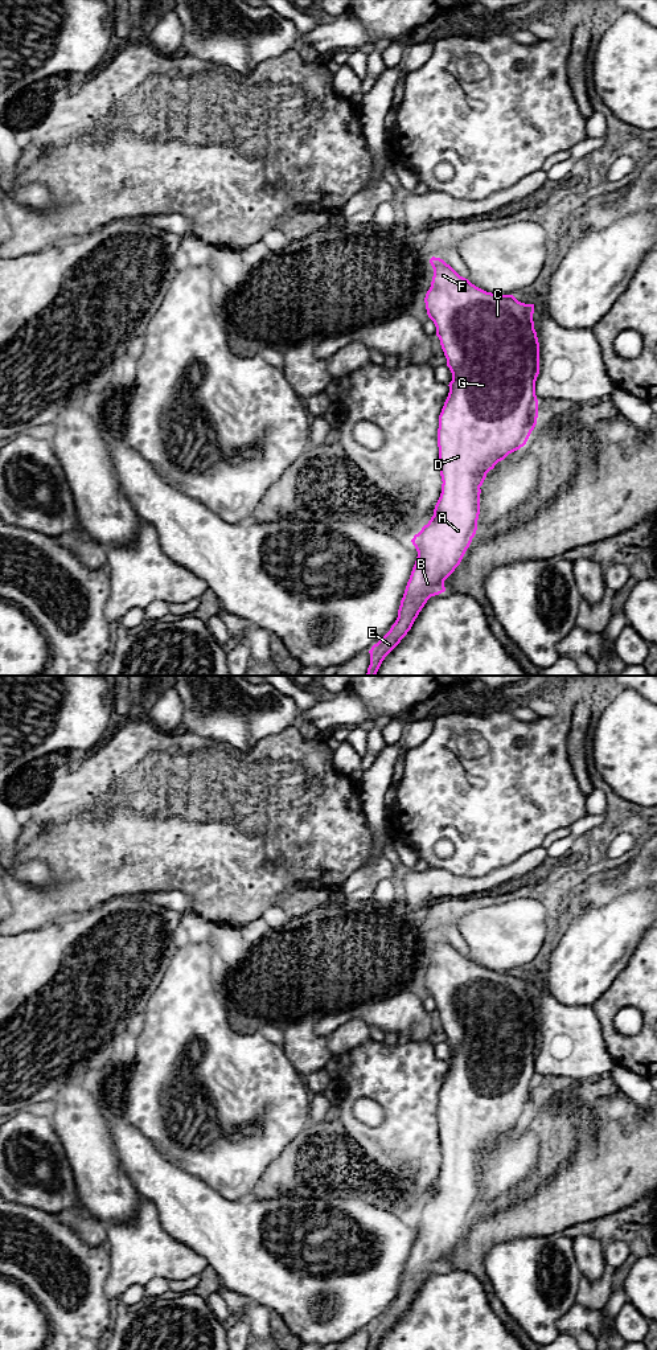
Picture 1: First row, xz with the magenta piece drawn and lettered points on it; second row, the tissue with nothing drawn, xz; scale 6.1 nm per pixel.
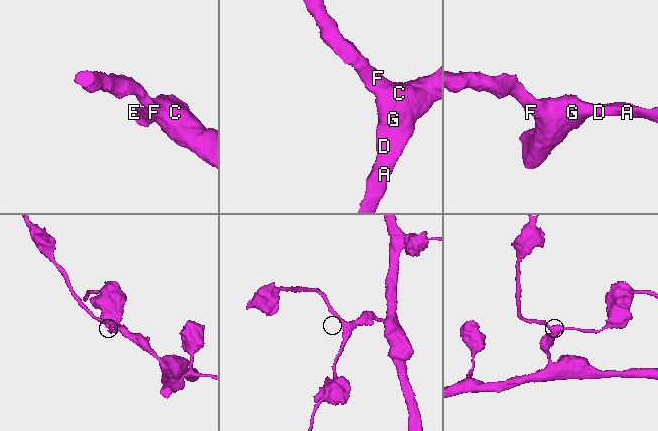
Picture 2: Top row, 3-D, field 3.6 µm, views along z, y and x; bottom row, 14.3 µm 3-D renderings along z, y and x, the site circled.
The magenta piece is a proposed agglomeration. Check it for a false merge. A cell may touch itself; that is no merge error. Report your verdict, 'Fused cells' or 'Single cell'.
Single cell

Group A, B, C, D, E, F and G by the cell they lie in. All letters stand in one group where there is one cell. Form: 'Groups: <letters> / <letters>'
Groups: A B C D E F G

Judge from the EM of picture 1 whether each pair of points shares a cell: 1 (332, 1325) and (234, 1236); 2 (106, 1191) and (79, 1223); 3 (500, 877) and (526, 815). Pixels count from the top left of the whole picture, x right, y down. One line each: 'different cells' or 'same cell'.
1: same cell
2: different cells
3: different cells

